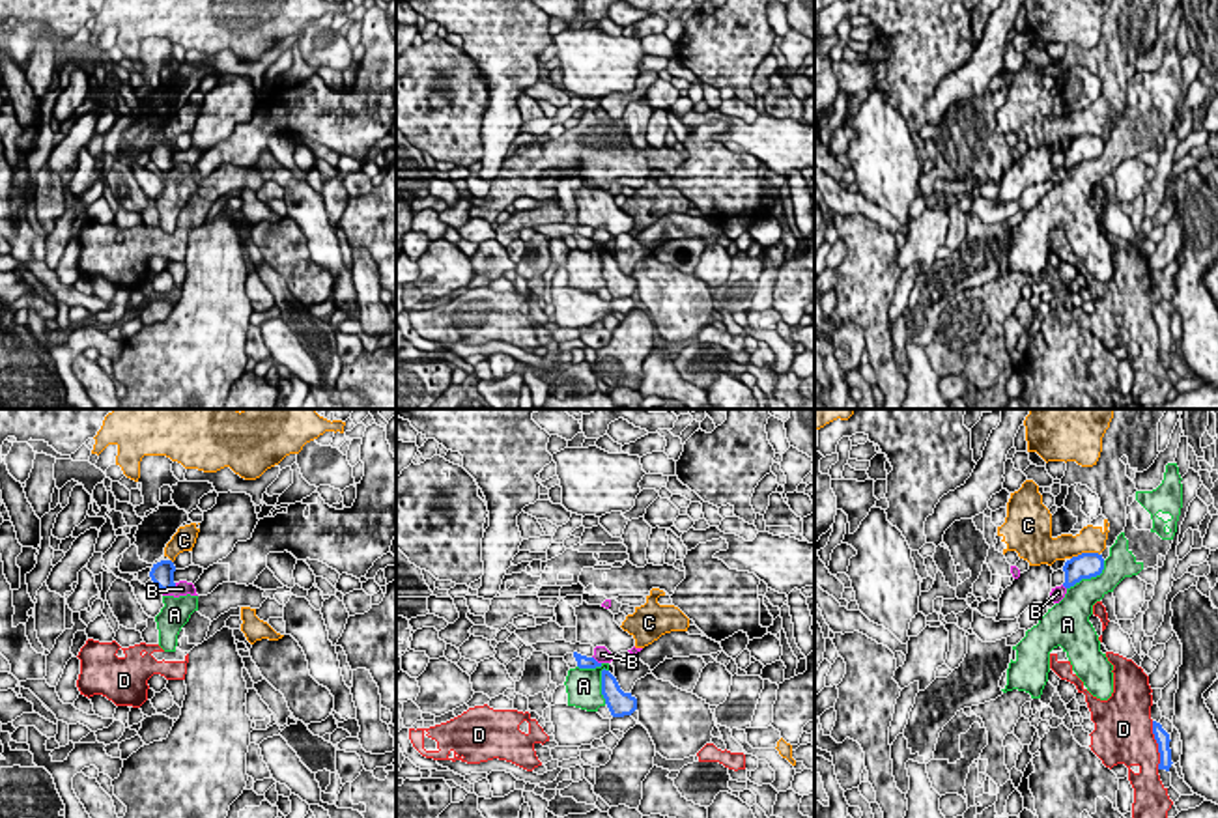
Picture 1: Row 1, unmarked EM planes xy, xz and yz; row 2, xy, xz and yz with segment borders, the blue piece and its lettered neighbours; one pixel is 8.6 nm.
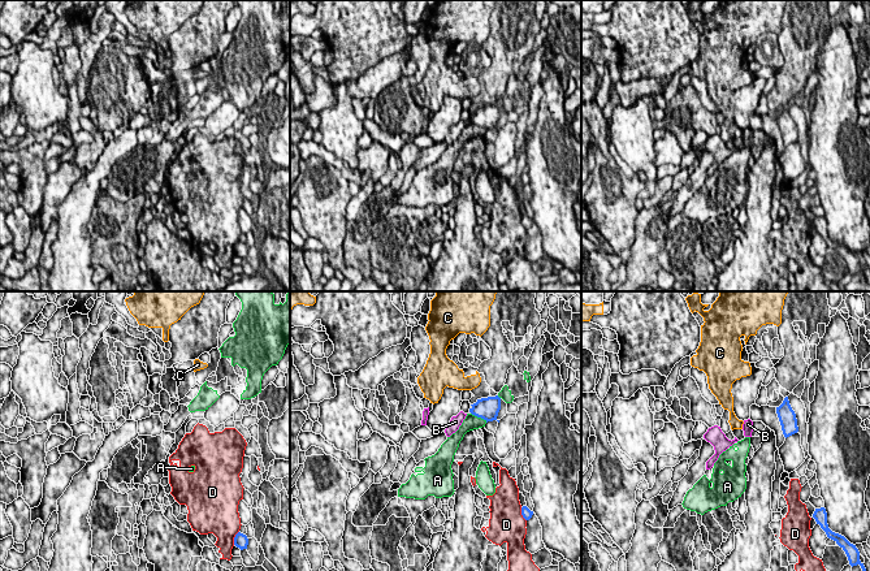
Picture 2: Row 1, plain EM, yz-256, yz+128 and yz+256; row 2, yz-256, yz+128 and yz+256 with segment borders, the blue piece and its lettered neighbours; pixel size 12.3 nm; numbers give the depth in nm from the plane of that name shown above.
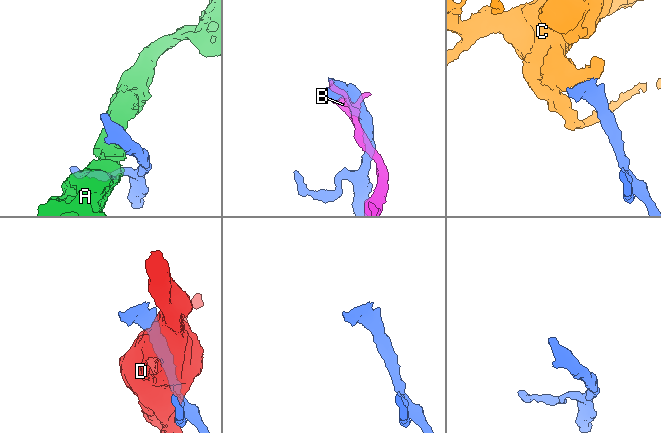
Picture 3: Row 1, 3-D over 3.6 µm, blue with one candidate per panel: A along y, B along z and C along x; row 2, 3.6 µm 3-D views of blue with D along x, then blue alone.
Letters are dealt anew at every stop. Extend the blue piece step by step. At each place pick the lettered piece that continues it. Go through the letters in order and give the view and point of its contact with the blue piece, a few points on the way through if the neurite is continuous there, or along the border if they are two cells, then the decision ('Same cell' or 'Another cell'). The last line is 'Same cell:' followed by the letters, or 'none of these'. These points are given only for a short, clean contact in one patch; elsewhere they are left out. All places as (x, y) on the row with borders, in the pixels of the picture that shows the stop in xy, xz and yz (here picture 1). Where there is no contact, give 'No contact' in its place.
A: Touches blue at xz (602, 675). Another cell
B: Touches blue at xy (169, 589). Boundary: xy (176, 583), (163, 592). Another cell
C: Touches blue at yz (1084, 553). Same cell
D: Touches blue at yz (1159, 746). Another cell
Same cell: C

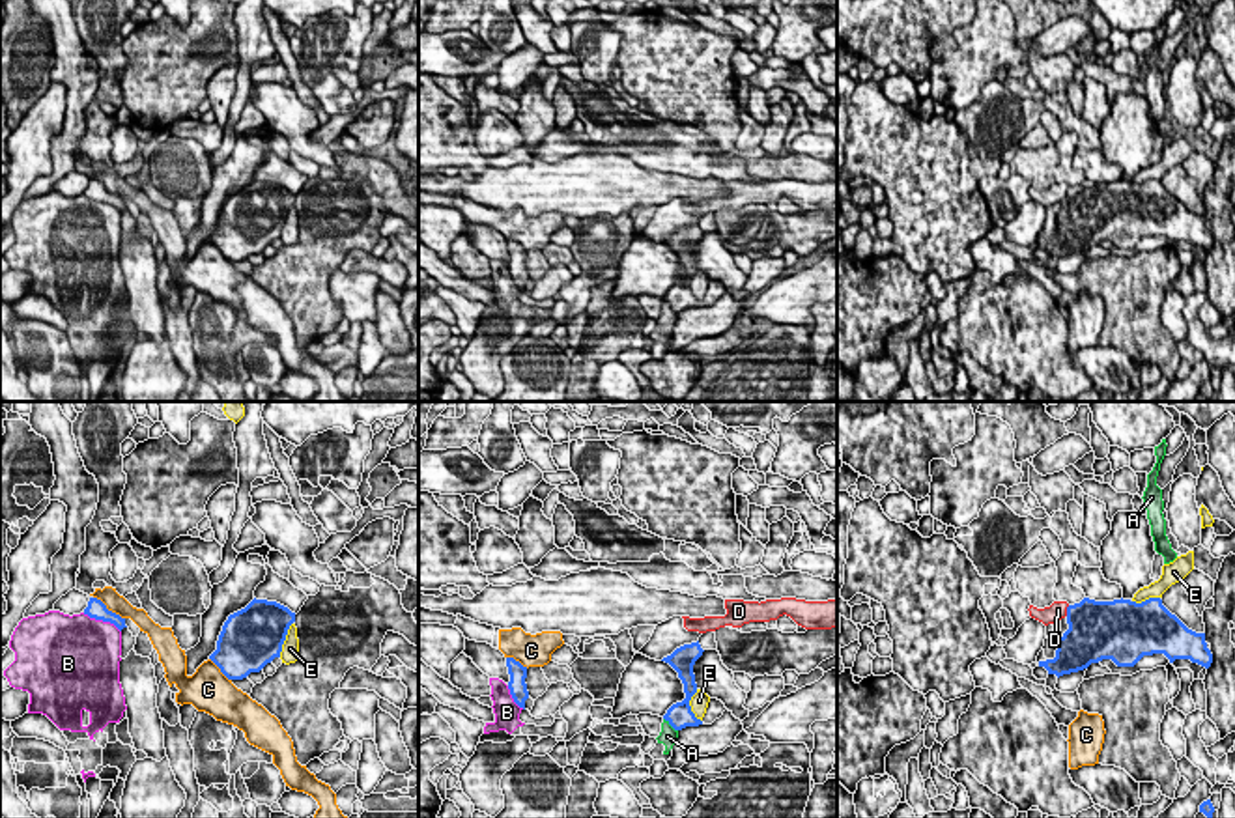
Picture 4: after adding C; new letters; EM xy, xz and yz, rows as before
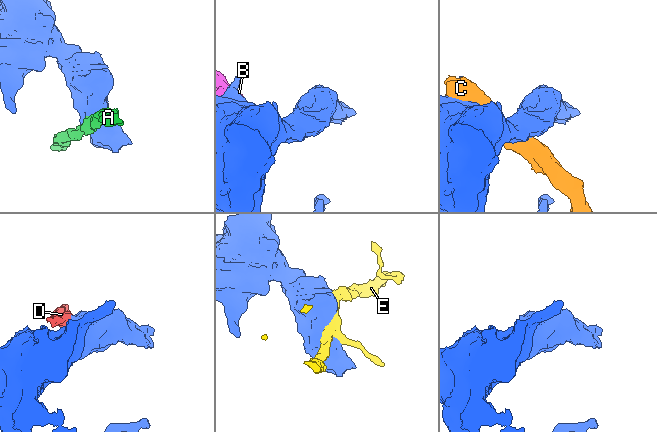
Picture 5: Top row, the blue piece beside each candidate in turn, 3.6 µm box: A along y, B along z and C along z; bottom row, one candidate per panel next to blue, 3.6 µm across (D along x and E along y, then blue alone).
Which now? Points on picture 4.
A: Touches blue at xz (671, 725). Boundary: xz (664, 718), (677, 731). Another cell
B: Touches blue at xy (101, 619). Another cell
C: Touches blue at xy (107, 609). Another cell
D: Touches blue at yz (1067, 611). Boundary: yz (1069, 606), (1065, 615). Another cell
E: Touches blue at xy (284, 639). Another cell
Same cell: none of these

